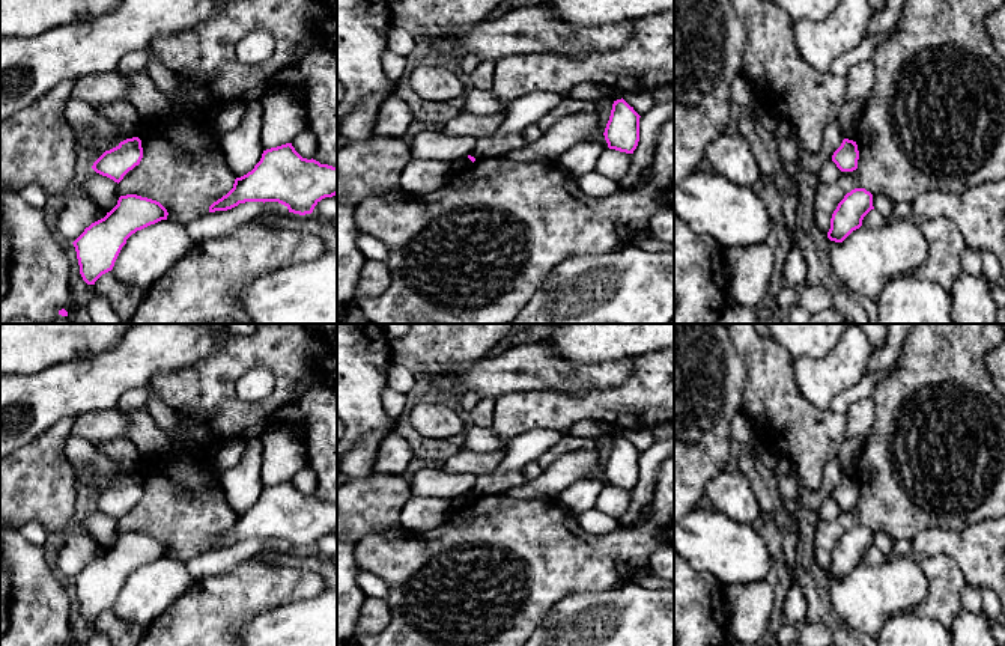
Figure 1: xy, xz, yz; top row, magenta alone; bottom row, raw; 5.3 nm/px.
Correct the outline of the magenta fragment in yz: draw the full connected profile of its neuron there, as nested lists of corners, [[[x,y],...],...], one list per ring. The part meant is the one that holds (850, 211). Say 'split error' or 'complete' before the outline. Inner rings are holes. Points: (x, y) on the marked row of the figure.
complete; [[[855,188],[838,203],[830,218],[827,238],[843,242],[853,230],[862,226],[864,217],[874,209],[873,194],[865,188]]]

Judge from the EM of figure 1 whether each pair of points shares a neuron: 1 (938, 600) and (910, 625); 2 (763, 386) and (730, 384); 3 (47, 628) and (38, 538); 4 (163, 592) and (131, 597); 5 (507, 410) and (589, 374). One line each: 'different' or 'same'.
1: different
2: different
3: different
4: same
5: different

